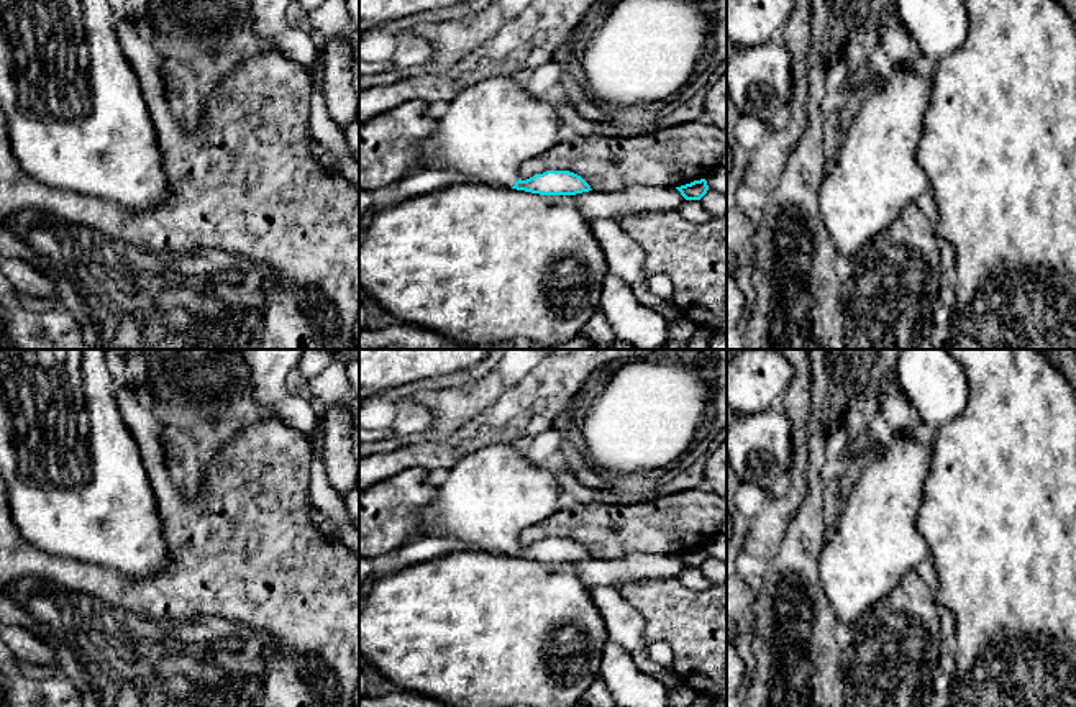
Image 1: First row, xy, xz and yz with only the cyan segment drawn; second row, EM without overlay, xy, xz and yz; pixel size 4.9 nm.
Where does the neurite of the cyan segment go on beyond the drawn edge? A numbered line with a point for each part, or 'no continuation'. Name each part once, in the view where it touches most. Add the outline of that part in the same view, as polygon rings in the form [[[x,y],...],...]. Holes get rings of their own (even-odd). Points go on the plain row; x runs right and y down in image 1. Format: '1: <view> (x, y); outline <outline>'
1: xz (491, 496); outline [[[494,445],[463,458],[436,487],[435,500],[422,510],[422,536],[467,541],[482,551],[513,554],[522,530],[536,525],[559,509],[564,490],[561,476],[530,461],[512,445]]]

